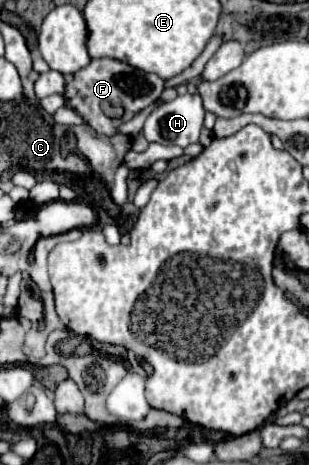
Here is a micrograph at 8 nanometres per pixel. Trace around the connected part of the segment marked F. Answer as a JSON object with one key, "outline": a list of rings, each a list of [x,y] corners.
{"outline":[[[93,58],[89,66],[73,74],[65,86],[65,106],[75,110],[83,122],[93,126],[97,134],[115,136],[119,126],[139,114],[145,106],[157,100],[163,92],[163,80],[157,74],[147,74],[113,58]]]}

